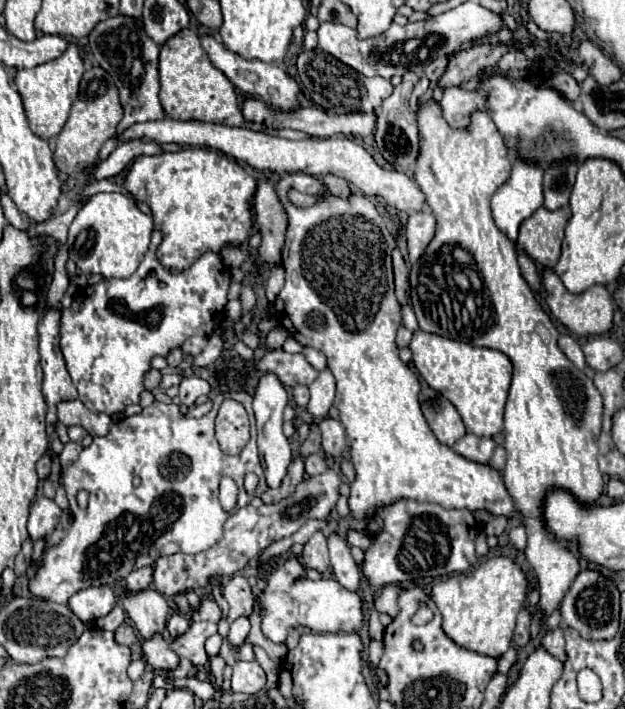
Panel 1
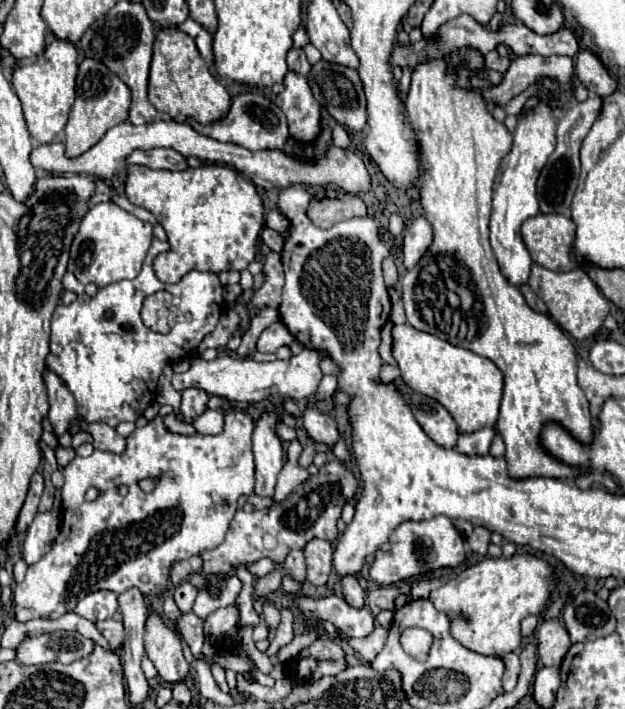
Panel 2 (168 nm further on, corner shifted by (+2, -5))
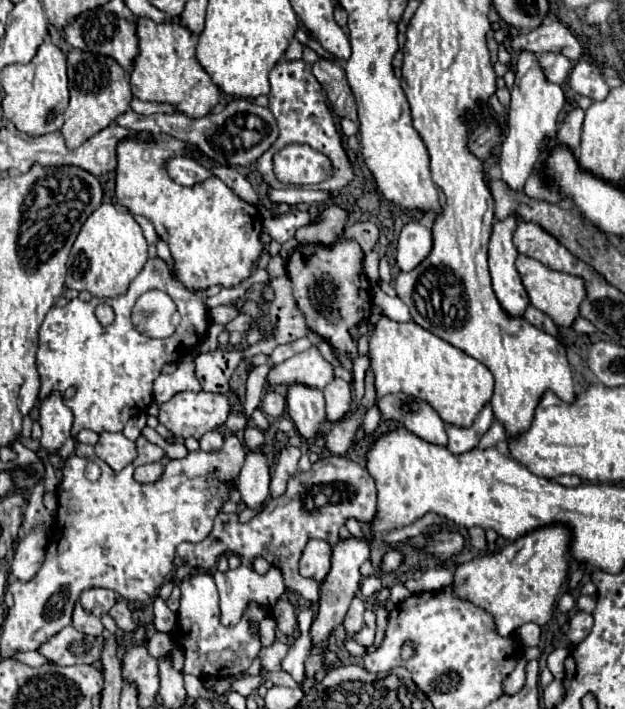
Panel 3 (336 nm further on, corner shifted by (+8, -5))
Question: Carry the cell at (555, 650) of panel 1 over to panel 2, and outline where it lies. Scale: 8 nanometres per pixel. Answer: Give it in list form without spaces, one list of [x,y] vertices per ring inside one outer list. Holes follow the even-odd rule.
[[[546,619],[538,629],[538,657],[542,665],[560,667],[570,649],[570,637],[560,619]]]

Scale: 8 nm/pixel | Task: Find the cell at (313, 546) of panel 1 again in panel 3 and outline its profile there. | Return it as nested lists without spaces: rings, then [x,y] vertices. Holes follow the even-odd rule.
[[[310,539],[300,559],[300,575],[322,583],[330,571],[330,555],[330,545],[326,541]]]

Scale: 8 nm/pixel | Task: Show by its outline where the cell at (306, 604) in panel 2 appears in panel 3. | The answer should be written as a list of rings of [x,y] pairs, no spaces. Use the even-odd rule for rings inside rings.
[[[368,607],[364,613],[364,625],[358,633],[354,633],[354,641],[358,641],[364,647],[370,647],[374,643],[374,631],[376,631],[376,623],[374,623],[374,611]]]

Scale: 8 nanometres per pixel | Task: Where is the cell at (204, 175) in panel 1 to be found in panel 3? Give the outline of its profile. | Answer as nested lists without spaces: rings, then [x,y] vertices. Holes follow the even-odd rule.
[[[158,135],[152,141],[122,141],[118,145],[116,199],[130,213],[146,215],[152,221],[158,237],[168,243],[178,279],[186,287],[198,291],[210,285],[232,287],[252,273],[264,249],[260,243],[262,217],[254,205],[240,199],[218,177],[210,177],[192,187],[174,183],[164,169],[164,161],[174,155],[184,155],[186,147],[190,145],[170,135]]]

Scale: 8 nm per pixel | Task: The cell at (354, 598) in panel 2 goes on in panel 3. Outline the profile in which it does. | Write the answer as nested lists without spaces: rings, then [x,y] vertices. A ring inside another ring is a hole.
[[[354,597],[350,603],[350,609],[346,613],[346,619],[344,619],[344,627],[346,627],[348,635],[362,629],[362,623],[364,623],[362,615],[364,615],[364,601],[360,597]]]

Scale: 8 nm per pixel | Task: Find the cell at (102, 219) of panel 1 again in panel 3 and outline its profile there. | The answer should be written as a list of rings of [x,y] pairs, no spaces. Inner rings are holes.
[[[102,203],[82,225],[66,263],[66,287],[90,291],[94,297],[116,297],[124,293],[130,281],[142,271],[148,259],[148,243],[140,225],[130,213],[120,211],[110,203]]]

